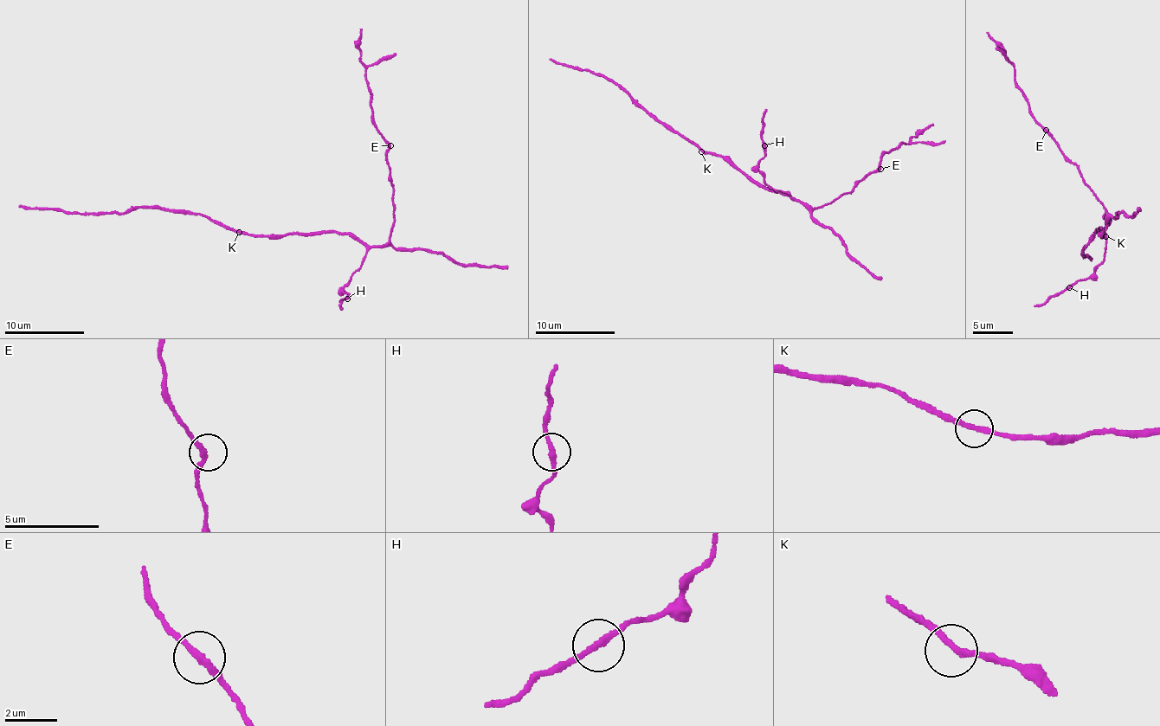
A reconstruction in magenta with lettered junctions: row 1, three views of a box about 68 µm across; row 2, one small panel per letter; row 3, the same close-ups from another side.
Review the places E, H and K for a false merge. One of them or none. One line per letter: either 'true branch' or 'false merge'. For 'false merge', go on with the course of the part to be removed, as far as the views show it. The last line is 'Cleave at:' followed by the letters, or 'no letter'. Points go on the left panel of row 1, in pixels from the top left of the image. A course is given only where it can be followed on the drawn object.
E: true branch
H: true branch
K: true branch
Cleave at: no letter

